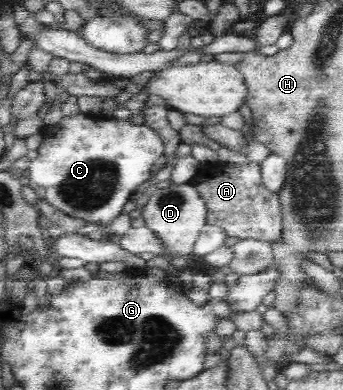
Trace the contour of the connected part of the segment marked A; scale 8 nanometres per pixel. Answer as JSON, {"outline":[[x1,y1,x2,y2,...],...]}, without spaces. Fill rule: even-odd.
{"outline":[[246,159,242,164,226,164,219,160,199,164,192,187,207,206,207,222,222,228,232,238,253,238,270,242,281,231,279,196,268,189,261,178,261,164]]}

